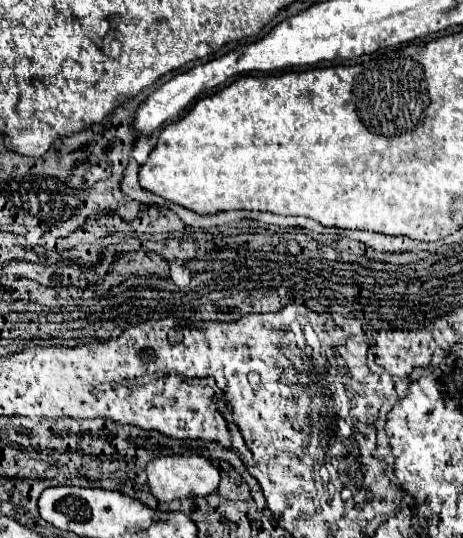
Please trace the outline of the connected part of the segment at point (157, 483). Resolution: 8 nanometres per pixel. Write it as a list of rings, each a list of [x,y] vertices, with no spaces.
[[[165,456],[157,458],[147,464],[147,484],[151,486],[153,496],[159,502],[171,502],[181,498],[193,498],[193,496],[207,496],[217,490],[219,486],[219,470],[201,456]]]

